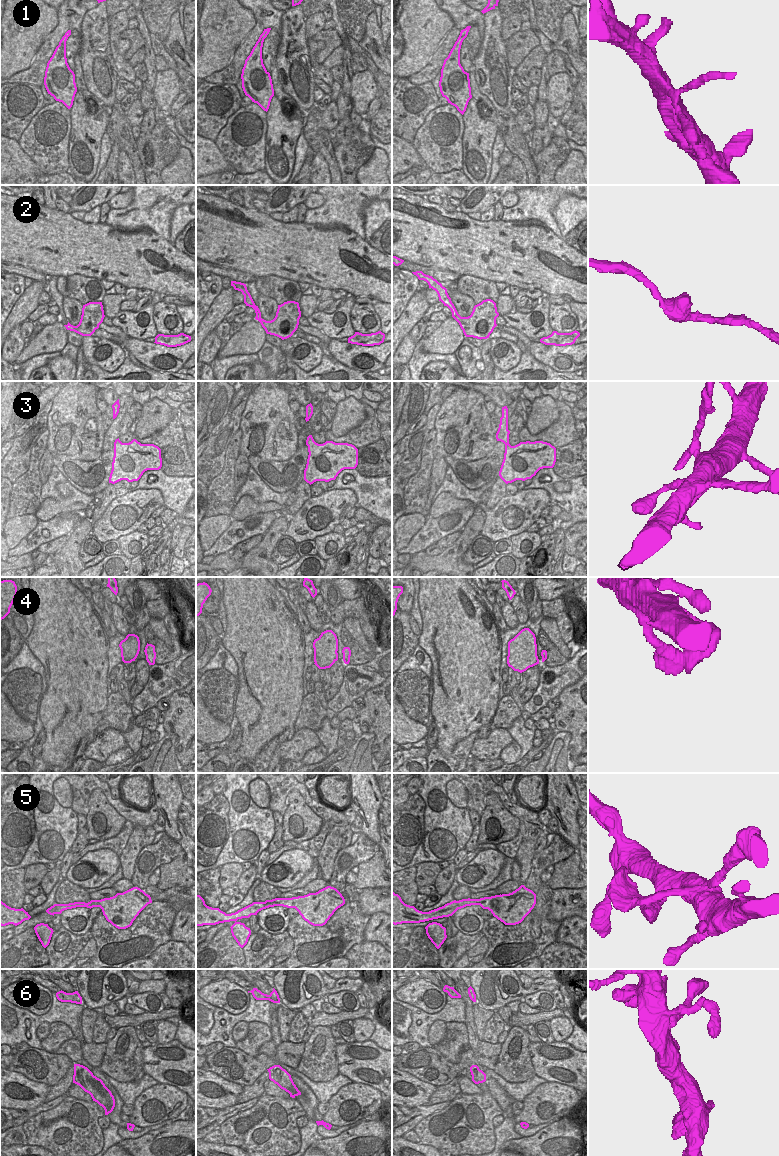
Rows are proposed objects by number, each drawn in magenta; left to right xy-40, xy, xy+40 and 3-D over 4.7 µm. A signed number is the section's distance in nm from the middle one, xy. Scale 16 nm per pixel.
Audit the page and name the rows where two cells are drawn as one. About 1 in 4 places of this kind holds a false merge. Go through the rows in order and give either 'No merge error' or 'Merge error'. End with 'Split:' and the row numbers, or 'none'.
1: No merge error
2: No merge error
3: No merge error
4: No merge error
5: No merge error
6: No merge error
Split: none

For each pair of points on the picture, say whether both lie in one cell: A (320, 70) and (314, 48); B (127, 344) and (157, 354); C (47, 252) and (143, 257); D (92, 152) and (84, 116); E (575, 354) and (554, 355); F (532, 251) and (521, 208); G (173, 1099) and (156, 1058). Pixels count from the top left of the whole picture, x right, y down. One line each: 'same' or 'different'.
A: same
B: same
C: same
D: same
E: same
F: different
G: different

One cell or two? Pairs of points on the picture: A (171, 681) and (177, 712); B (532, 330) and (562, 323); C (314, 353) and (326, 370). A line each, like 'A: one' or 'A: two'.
A: two
B: two
C: two

